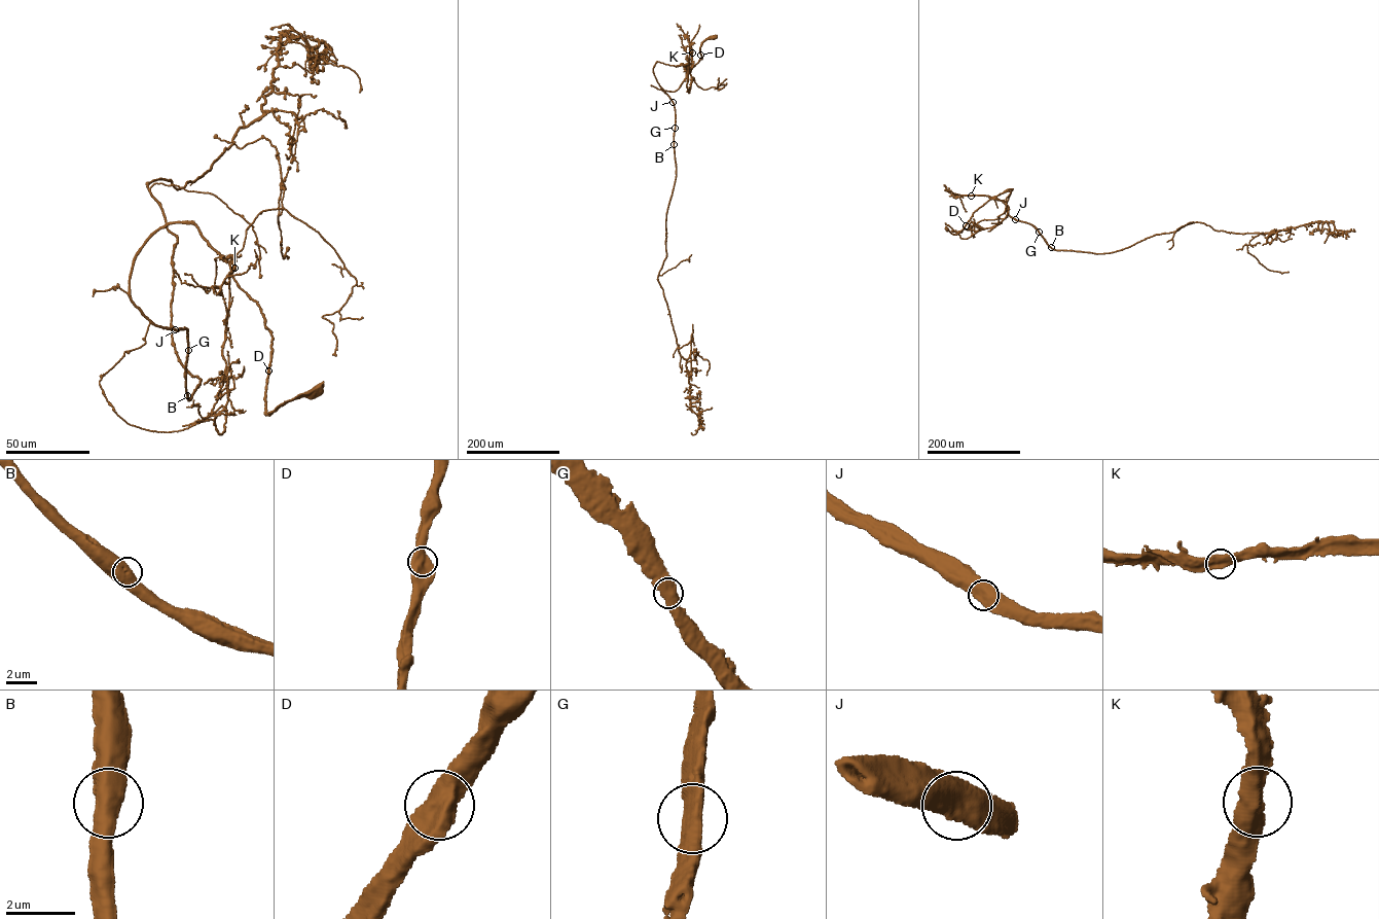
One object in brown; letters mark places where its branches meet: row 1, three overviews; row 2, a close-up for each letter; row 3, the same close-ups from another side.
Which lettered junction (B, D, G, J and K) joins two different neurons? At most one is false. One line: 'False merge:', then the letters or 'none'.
False merge: none

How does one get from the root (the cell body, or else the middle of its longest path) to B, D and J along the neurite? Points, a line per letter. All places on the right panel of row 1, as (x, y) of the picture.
B: (947, 230), (957, 234), (980, 207), (1013, 188), (1006, 204), (1008, 214), (1033, 226), (1051, 247)
D: (947, 230), (956, 235), (966, 225)
J: (947, 230), (957, 234), (980, 207), (1012, 188), (1006, 207), (1015, 219)

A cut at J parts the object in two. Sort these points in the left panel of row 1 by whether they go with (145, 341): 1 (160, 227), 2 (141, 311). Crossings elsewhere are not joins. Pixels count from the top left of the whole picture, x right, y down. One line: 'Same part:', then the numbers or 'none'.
Same part: none

